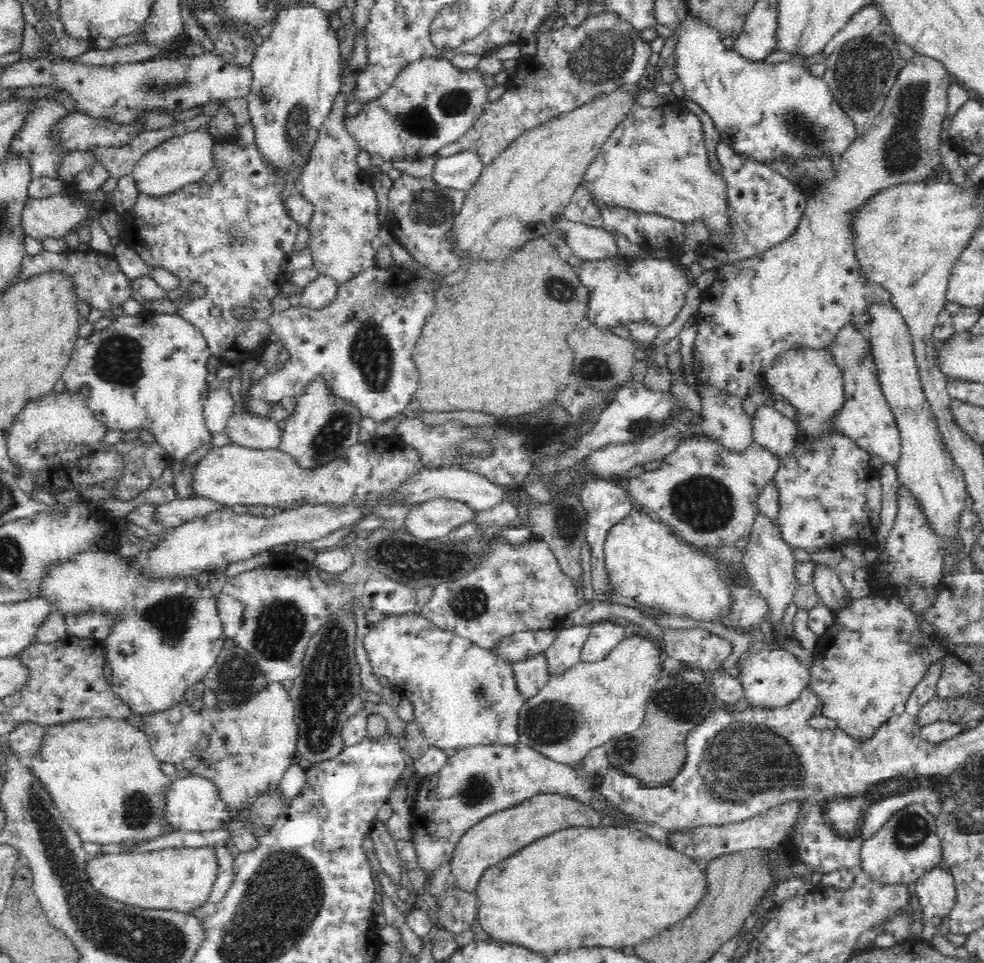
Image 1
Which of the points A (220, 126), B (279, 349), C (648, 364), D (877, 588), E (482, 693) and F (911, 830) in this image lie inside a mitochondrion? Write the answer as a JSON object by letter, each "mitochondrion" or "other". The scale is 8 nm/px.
{"A":"other","B":"other","C":"other","D":"other","E":"mitochondrion","F":"mitochondrion"}

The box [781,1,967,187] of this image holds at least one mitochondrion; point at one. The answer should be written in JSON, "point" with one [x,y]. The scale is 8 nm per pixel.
{"point":[862,71]}

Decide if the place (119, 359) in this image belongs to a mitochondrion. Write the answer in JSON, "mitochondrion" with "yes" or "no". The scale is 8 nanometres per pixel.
{"mitochondrion":"yes"}

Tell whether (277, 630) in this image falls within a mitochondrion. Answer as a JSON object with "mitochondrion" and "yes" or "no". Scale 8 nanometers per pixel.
{"mitochondrion":"yes"}

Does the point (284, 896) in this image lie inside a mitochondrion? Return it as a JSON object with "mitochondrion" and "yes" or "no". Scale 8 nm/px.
{"mitochondrion":"yes"}

